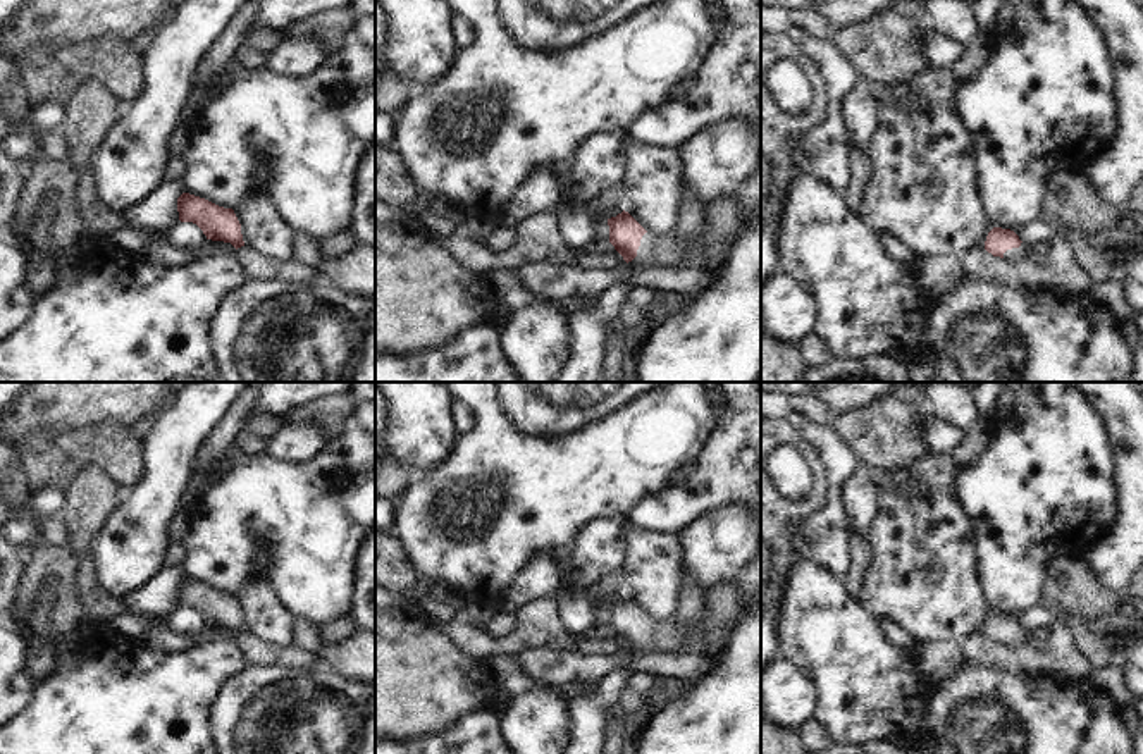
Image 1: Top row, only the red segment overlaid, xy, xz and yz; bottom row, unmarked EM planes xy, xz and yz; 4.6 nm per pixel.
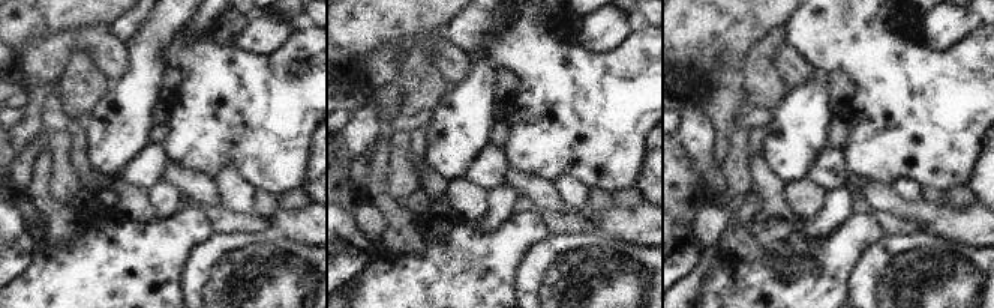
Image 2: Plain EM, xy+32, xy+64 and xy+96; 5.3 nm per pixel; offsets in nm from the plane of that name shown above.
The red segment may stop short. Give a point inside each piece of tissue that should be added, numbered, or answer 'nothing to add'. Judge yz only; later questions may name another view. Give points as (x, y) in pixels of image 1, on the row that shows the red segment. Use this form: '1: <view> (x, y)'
1: yz (1025, 252)

